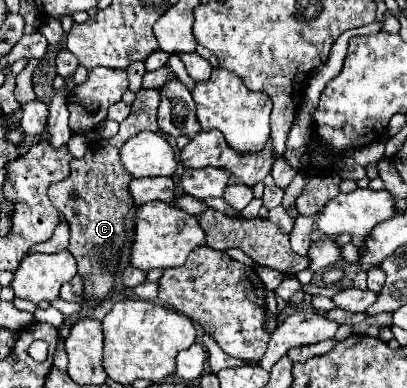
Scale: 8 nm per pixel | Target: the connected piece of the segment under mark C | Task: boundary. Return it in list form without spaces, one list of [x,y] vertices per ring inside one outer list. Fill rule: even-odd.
[[[141,88],[133,102],[131,116],[121,124],[119,134],[109,140],[93,142],[81,160],[71,162],[69,178],[49,188],[49,200],[71,226],[69,252],[77,260],[77,270],[85,282],[87,300],[89,298],[97,300],[113,288],[119,252],[125,242],[125,216],[131,216],[131,212],[135,210],[133,200],[129,196],[131,176],[127,176],[127,172],[119,162],[119,150],[123,142],[127,142],[137,132],[159,130],[157,126],[159,98],[161,98],[161,88],[155,88],[155,90]]]

